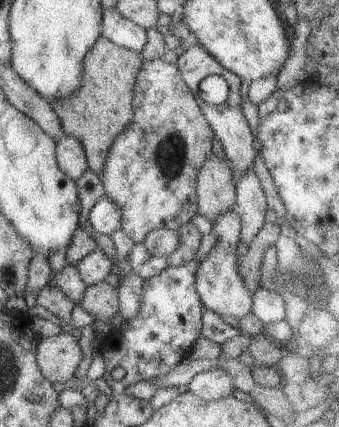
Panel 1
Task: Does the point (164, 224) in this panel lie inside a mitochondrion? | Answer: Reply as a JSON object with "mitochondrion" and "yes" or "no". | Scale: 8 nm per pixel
{"mitochondrion":"no"}

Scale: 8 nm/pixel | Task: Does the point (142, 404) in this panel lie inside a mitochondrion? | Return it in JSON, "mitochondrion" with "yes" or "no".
{"mitochondrion":"no"}

